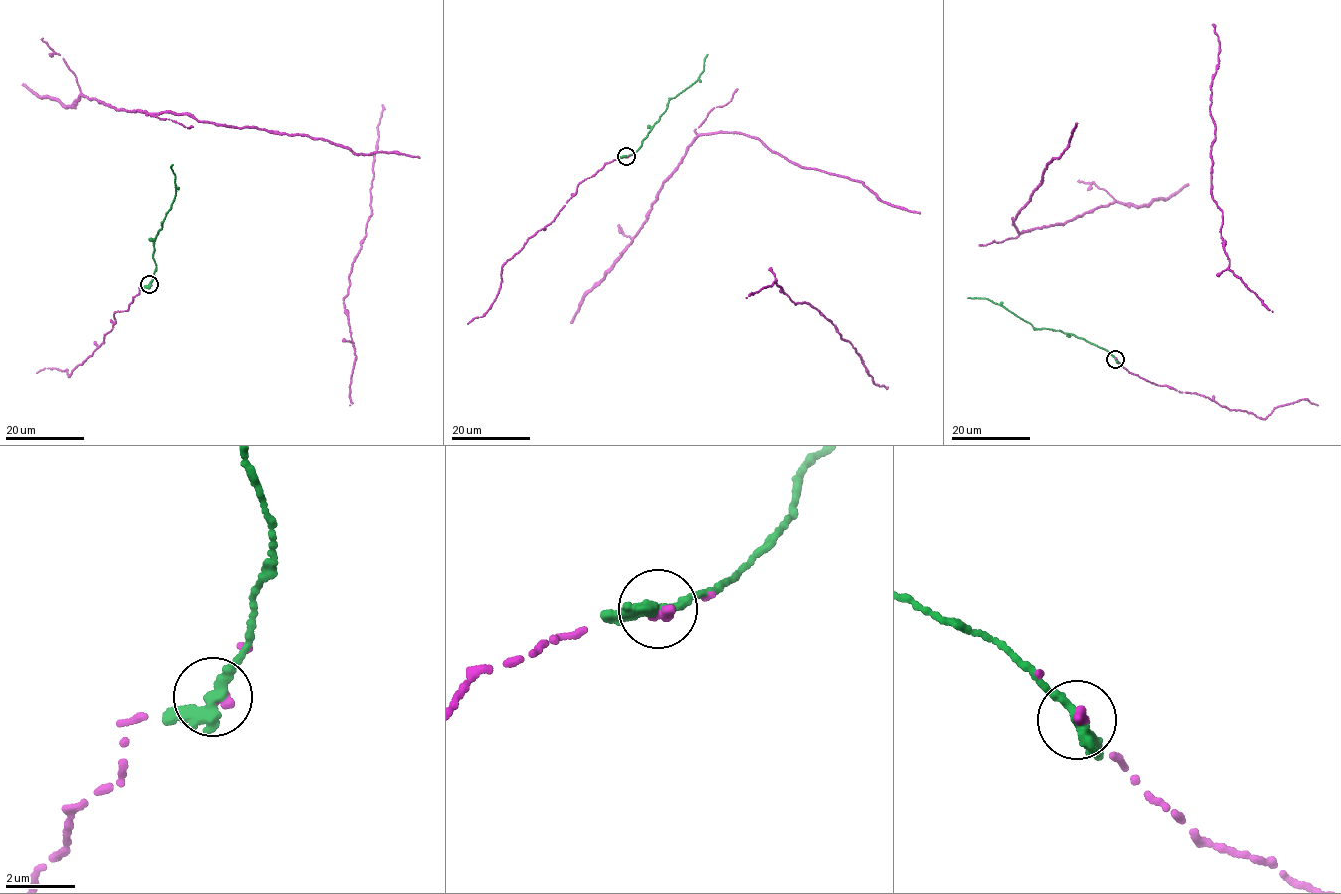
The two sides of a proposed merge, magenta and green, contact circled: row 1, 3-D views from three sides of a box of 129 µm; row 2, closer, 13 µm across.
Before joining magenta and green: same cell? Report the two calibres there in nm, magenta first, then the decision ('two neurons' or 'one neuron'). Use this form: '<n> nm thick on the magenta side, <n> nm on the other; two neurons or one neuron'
320 nm thick on the magenta side, 360 nm on the other; one neuron

